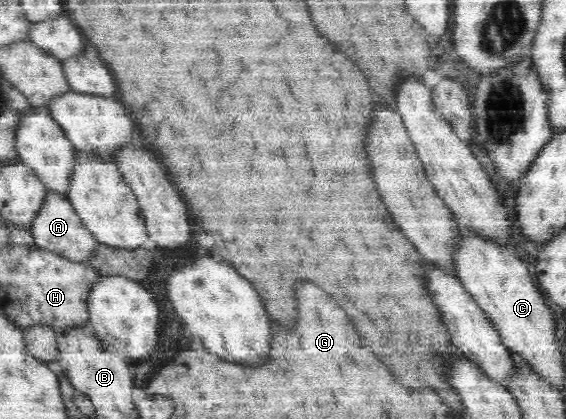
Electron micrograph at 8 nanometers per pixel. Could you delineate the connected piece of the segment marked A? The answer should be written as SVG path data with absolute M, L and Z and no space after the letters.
M49 192L45 205L30 231L36 240L37 247L57 253L63 258L73 262L87 263L97 253L98 246L102 245L96 236L86 229L85 223L80 219L71 201L64 195Z

